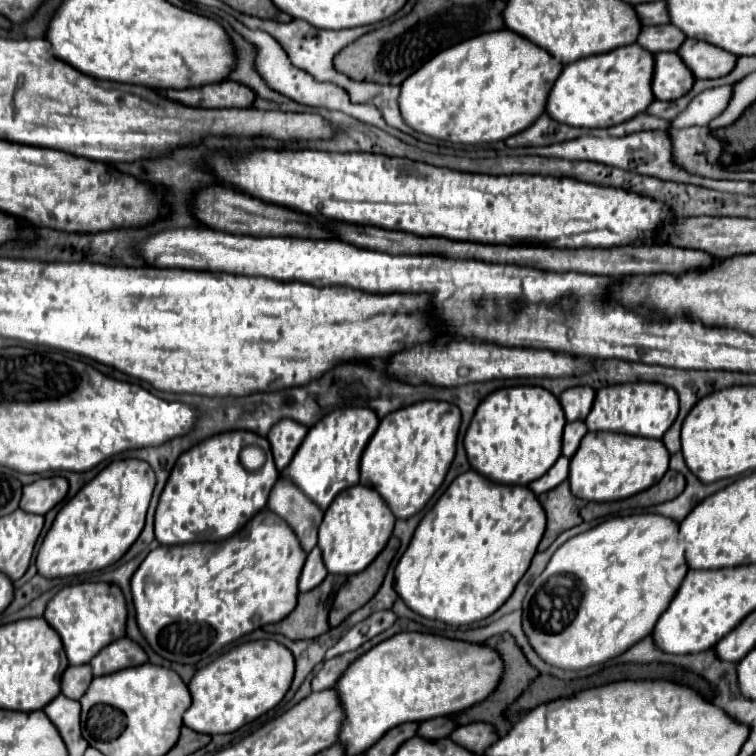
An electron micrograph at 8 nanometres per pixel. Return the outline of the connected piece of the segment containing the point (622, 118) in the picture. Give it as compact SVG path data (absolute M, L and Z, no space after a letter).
M638 44L570 62L562 68L548 94L546 114L560 124L576 128L608 128L622 124L644 112L650 100L654 100L652 68L652 52L646 52Z

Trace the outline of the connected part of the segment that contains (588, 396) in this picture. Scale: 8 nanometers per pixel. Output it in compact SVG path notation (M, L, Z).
M576 386L576 388L568 388L560 394L560 404L564 408L566 420L568 422L576 422L576 420L584 420L592 408L596 392L590 386Z

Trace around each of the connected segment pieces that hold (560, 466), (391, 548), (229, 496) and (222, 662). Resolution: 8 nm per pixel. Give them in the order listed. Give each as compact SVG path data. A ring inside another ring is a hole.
M560 456L556 460L556 464L542 478L538 478L538 480L534 480L530 484L532 492L534 494L542 494L542 492L548 492L548 490L556 488L558 484L562 484L568 478L568 464L570 464L570 460L566 456Z
M392 536L386 548L378 554L378 560L374 560L374 564L366 568L366 572L358 572L358 576L350 576L346 584L336 592L336 598L332 602L330 616L328 616L328 622L332 628L344 622L352 612L362 608L378 592L398 546L400 546L400 540Z
M232 430L232 432L222 432L212 438L202 440L200 444L196 444L194 448L184 452L176 460L176 464L170 472L170 478L164 486L164 492L162 492L158 508L156 508L156 540L164 546L226 540L232 534L236 534L238 530L242 530L258 512L262 512L266 508L266 500L268 500L270 490L276 484L276 480L278 480L278 470L272 460L270 444L266 438L262 438L254 432L246 432L246 430ZM248 444L256 444L256 446L264 448L264 452L266 452L266 464L256 472L248 472L240 464L240 458L238 458L240 450Z
M276 640L238 644L192 676L188 684L192 706L184 712L184 726L210 736L234 732L272 710L288 692L292 676L294 658L290 650L286 650Z

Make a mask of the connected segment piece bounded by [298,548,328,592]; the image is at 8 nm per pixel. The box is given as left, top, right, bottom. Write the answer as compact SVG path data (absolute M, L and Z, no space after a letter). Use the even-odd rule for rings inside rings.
M314 548L308 558L306 558L306 564L302 568L302 576L300 576L300 592L308 592L312 588L316 588L324 578L326 578L326 568L324 568L324 562L322 562L322 556L320 556L320 548Z

